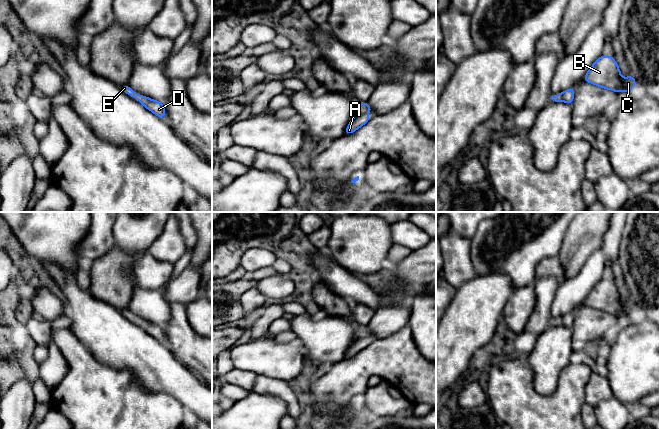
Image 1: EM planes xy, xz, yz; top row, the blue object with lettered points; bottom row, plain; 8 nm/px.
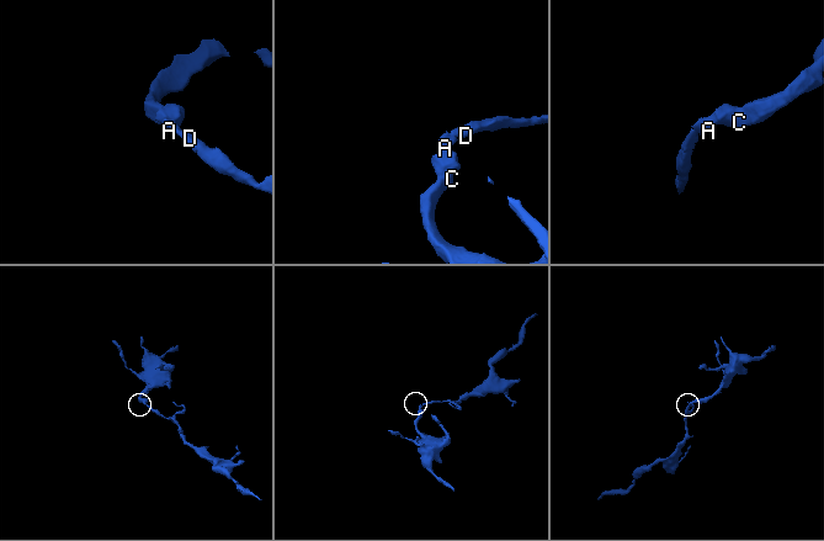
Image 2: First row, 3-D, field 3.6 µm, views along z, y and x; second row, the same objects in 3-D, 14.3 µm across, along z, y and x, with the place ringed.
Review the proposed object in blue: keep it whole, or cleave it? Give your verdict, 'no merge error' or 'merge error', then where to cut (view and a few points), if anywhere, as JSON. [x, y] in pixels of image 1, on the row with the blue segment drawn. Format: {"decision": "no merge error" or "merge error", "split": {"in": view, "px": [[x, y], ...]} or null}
{"decision": "no merge error", "split": null}

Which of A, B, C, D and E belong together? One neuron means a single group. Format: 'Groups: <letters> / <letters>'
Groups: A B C D E

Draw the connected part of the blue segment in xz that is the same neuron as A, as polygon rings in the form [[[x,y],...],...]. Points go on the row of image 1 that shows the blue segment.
[[[367,102],[360,103],[360,108],[356,111],[353,119],[346,127],[345,134],[347,135],[355,132],[358,128],[362,127],[369,120],[371,120],[372,118],[366,115],[368,112],[373,111]]]

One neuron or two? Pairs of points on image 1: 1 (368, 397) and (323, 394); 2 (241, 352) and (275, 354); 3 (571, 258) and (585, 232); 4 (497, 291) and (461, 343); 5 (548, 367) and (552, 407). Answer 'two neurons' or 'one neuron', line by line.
1: two neurons
2: one neuron
3: one neuron
4: one neuron
5: two neurons

